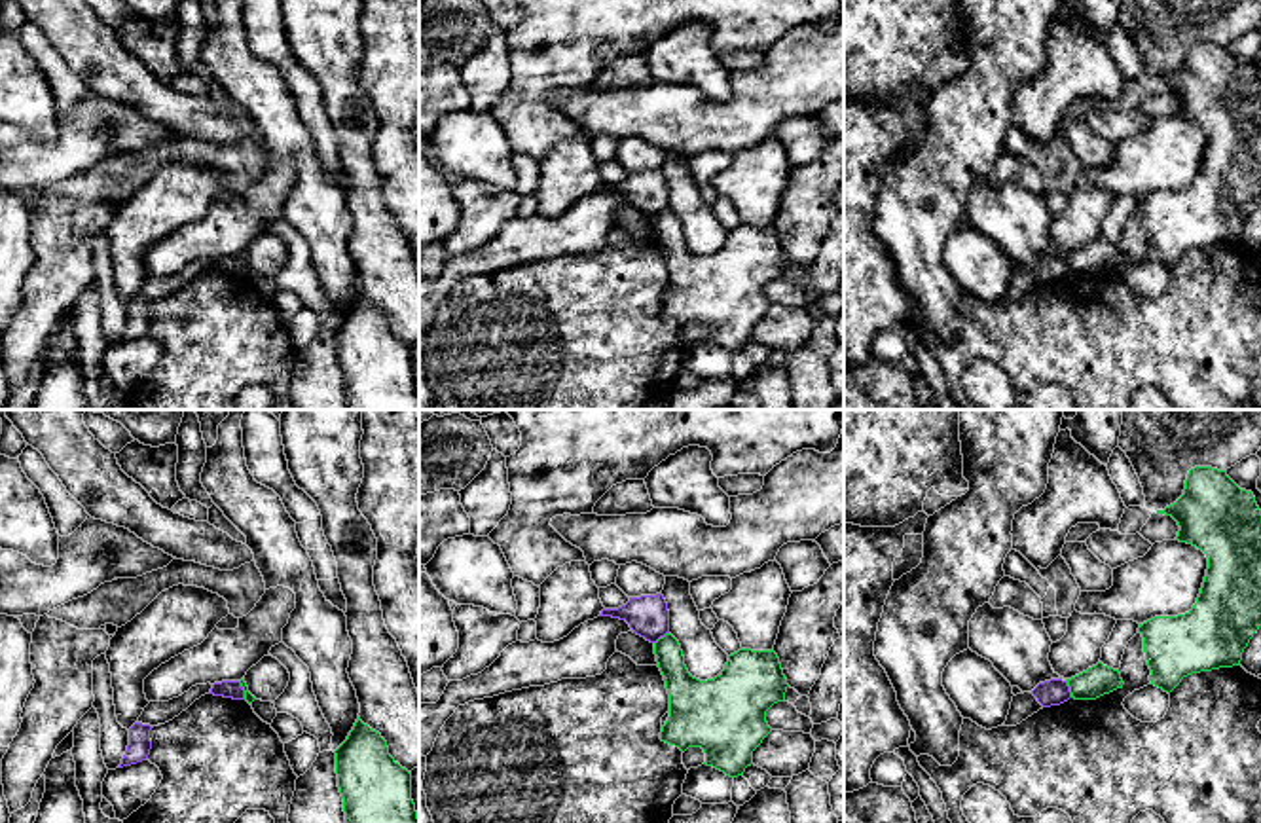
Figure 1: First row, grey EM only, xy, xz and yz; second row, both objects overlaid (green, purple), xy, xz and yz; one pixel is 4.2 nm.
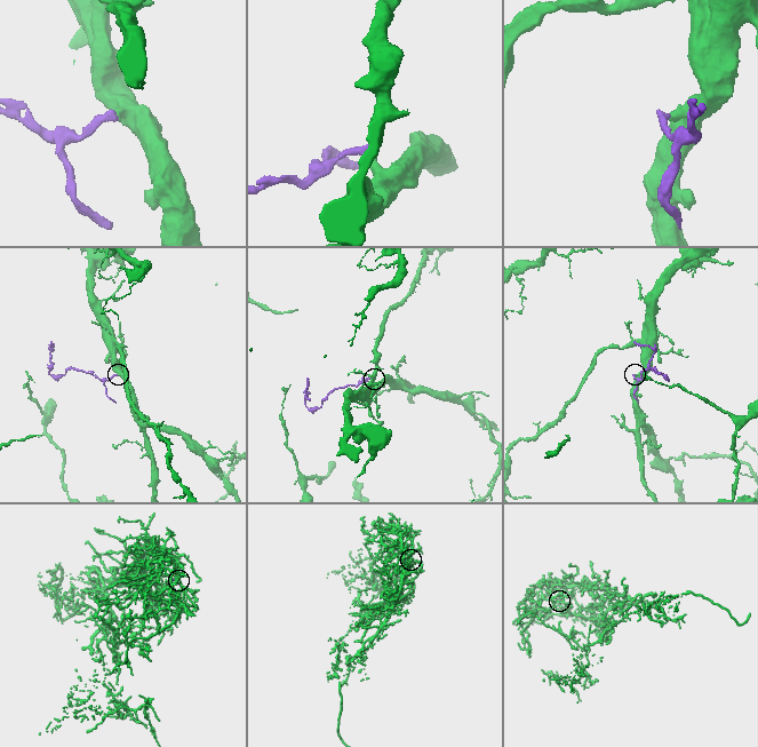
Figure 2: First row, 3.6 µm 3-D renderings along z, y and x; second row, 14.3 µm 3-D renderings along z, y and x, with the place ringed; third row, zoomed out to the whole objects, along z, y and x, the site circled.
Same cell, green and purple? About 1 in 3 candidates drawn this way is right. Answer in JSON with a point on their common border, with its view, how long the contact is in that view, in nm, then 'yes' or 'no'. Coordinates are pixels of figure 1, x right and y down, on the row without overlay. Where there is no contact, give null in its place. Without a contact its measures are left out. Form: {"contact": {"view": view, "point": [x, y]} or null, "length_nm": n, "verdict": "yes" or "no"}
{"contact": {"view": "yz", "point": [1070, 264]}, "length_nm": 80, "verdict": "no"}

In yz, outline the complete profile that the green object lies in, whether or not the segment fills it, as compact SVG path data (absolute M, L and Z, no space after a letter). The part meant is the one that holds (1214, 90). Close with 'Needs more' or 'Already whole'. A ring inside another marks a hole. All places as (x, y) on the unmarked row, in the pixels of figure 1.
M1195 42L1187 49L1183 70L1157 89L1172 91L1179 101L1176 116L1197 121L1208 133L1206 152L1193 184L1178 192L1155 192L1138 203L1151 245L1149 256L1170 269L1187 250L1240 241L1244 224L1261 201L1261 85L1253 68L1240 64L1225 46Z. Already whole

